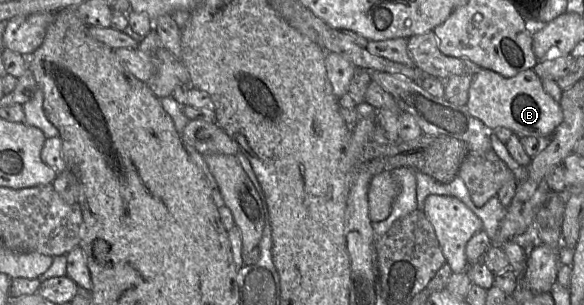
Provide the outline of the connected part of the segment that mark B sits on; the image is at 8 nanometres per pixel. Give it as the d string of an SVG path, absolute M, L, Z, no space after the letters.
M481 69L473 75L465 107L471 116L479 119L489 129L505 127L519 137L550 138L563 120L560 103L544 90L542 79L533 69L521 71L510 78Z

